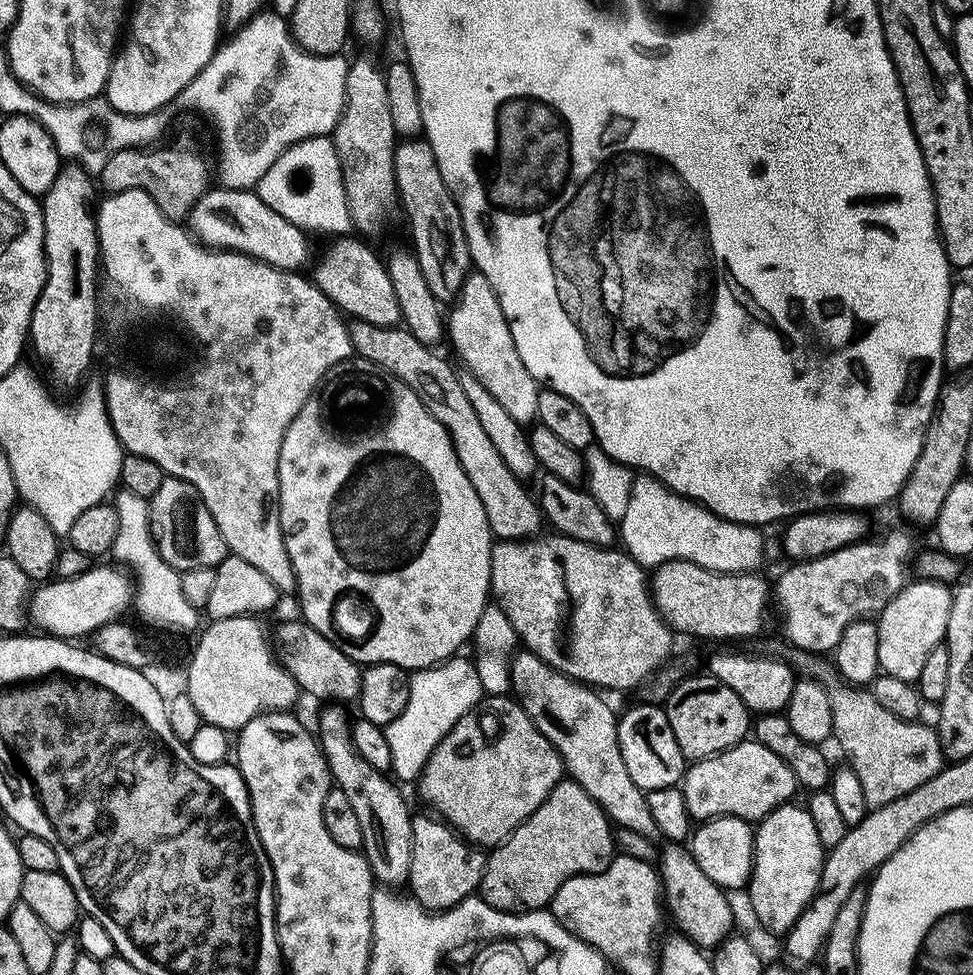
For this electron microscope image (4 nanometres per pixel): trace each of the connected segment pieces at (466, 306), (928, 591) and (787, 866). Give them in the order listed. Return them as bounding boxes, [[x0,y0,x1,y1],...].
[[446,274,542,425],[878,580,954,684],[752,802,826,937]]

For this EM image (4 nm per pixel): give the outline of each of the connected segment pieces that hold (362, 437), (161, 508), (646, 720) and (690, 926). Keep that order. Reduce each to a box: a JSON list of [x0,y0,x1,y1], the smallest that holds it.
[[280,358,494,674],[150,478,230,574],[618,703,690,793],[658,846,736,950]]

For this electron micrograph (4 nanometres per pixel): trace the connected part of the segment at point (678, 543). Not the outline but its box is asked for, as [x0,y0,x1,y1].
[622,474,764,574]

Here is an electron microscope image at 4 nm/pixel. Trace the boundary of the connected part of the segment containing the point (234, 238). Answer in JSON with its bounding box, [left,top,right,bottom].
[187,186,308,273]

